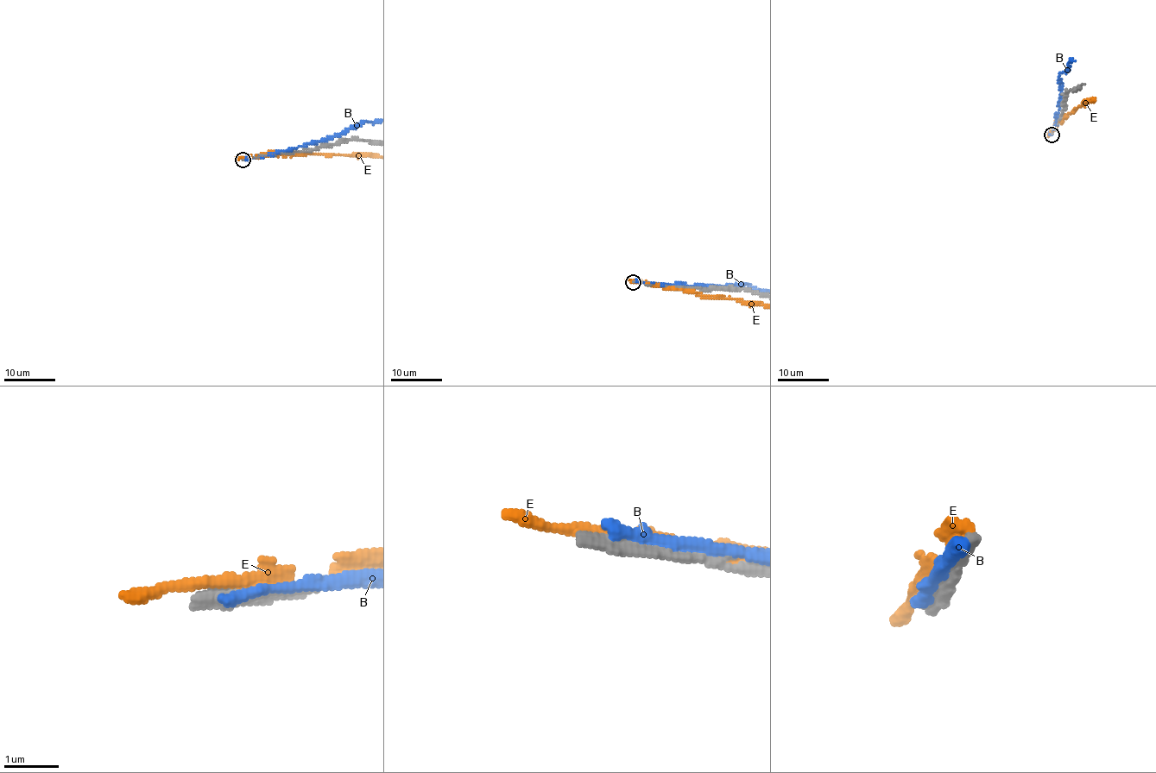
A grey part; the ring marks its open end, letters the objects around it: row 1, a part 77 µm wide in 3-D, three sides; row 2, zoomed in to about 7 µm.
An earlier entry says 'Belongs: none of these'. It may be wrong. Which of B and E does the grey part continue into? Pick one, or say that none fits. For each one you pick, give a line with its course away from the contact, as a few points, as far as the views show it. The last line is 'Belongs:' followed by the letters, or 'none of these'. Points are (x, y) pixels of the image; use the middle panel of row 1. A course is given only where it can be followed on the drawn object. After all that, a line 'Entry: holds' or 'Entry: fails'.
Belongs: none of these
Entry: holds

